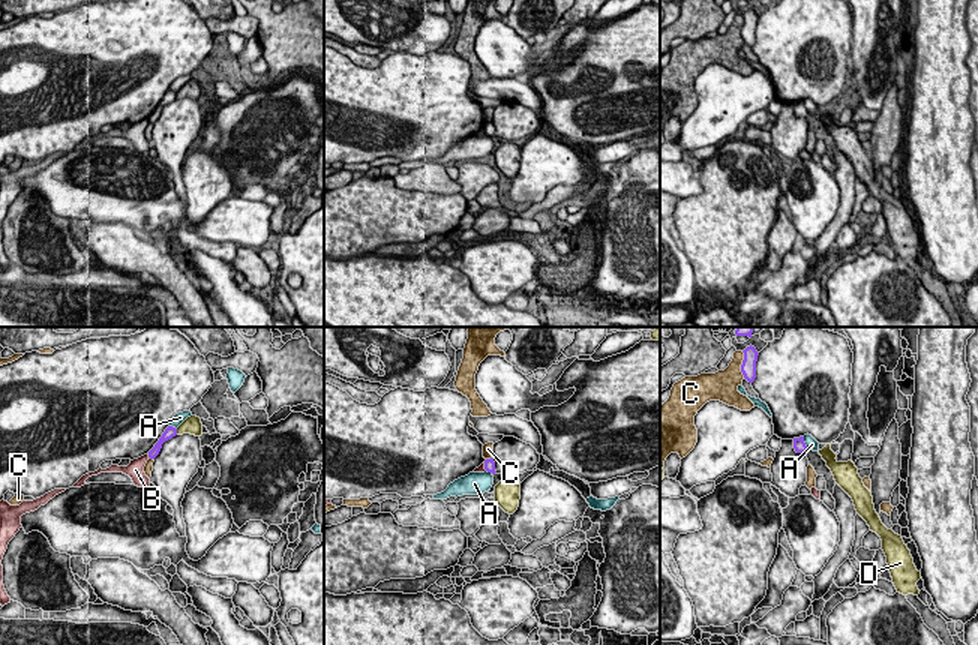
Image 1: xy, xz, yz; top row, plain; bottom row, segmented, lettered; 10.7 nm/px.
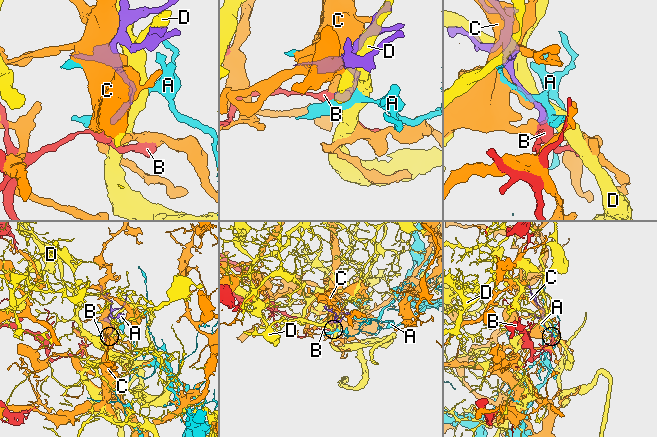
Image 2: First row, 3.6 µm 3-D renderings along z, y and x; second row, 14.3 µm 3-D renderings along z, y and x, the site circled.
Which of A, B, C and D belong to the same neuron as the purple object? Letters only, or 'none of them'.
none of them

